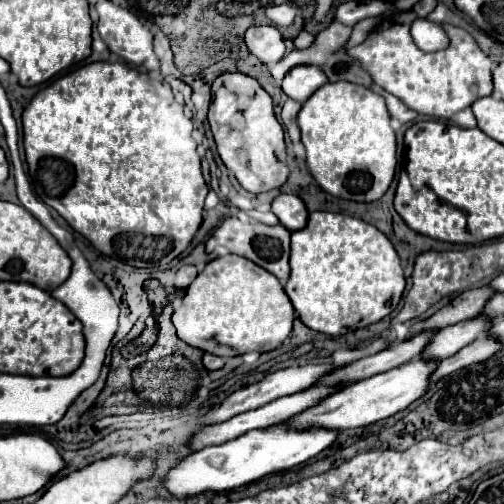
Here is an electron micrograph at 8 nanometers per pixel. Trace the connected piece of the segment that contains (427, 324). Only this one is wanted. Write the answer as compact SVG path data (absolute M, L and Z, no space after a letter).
M489 286L465 290L463 294L457 294L451 300L451 304L447 304L441 310L437 310L433 316L423 320L419 326L409 330L409 334L405 338L411 338L411 334L419 334L419 330L431 330L431 326L445 328L445 326L459 324L459 322L463 322L467 318L475 318L483 310L483 306L485 306L489 296L491 296L491 288Z

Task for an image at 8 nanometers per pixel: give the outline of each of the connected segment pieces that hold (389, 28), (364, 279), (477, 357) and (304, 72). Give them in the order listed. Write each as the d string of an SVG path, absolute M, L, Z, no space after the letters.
M393 14L369 32L363 44L351 48L347 54L357 60L375 84L397 96L403 104L419 114L433 118L453 118L459 110L469 108L479 98L491 96L491 60L477 46L475 38L463 28L451 28L451 44L439 52L423 52L411 38L411 14Z
M311 212L307 226L291 234L291 278L285 292L305 326L329 336L369 326L397 308L403 290L401 260L375 226L345 214Z
M477 338L475 342L467 344L465 348L461 348L457 354L445 358L439 362L439 366L435 368L435 374L431 374L429 378L429 386L433 386L435 382L439 382L443 376L461 370L463 366L475 364L475 362L483 362L489 356L493 356L501 346L495 340L487 340L487 338Z
M295 66L283 78L281 88L291 100L303 104L325 82L327 82L327 76L317 66Z

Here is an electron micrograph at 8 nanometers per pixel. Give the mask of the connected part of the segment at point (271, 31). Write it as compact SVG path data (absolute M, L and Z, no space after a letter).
M251 26L245 32L245 44L251 54L255 54L263 64L275 64L283 58L285 46L283 36L275 26Z

